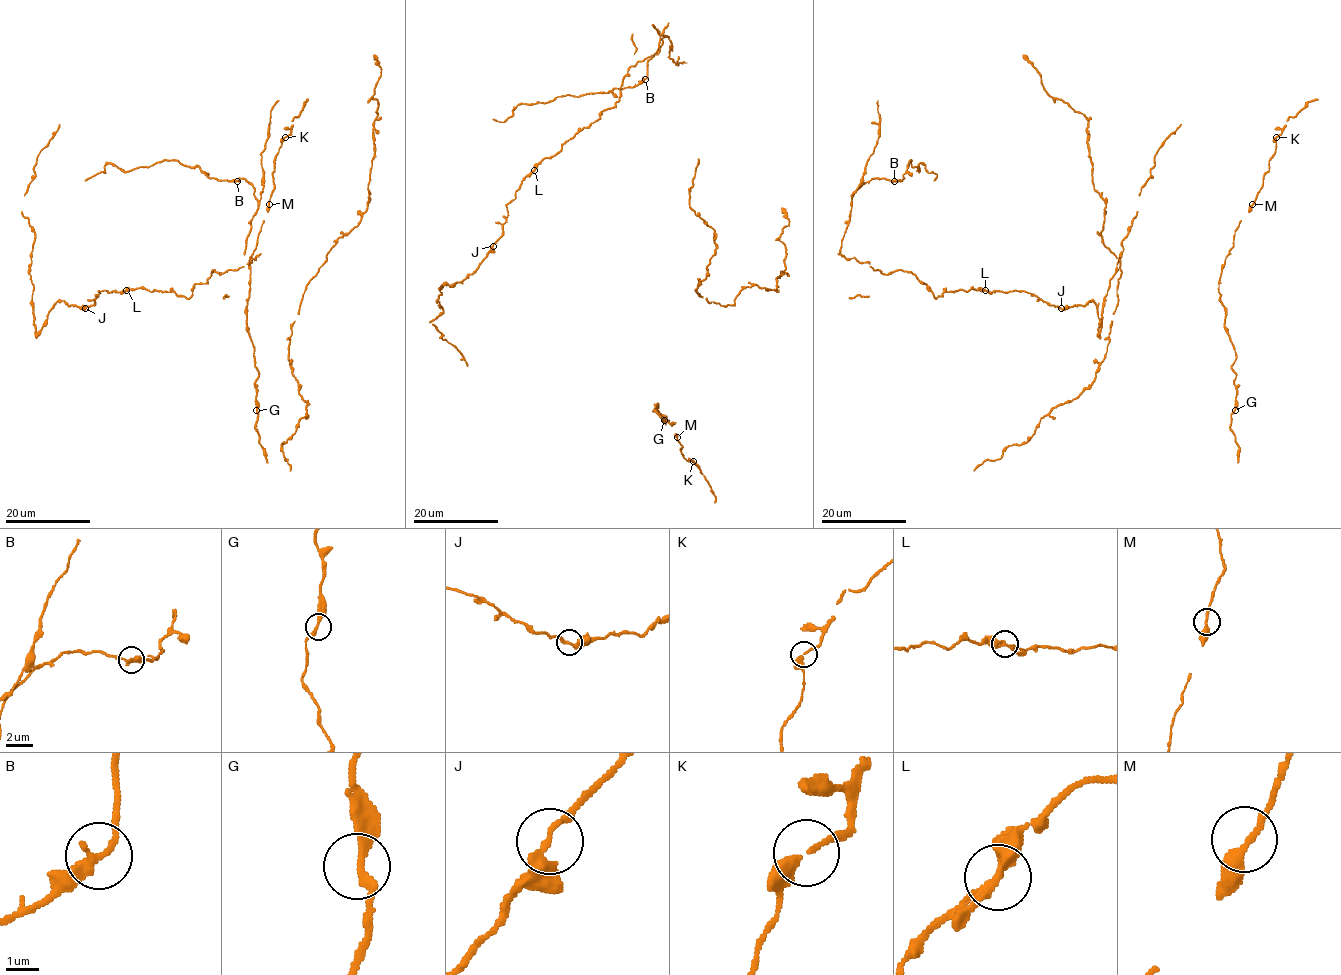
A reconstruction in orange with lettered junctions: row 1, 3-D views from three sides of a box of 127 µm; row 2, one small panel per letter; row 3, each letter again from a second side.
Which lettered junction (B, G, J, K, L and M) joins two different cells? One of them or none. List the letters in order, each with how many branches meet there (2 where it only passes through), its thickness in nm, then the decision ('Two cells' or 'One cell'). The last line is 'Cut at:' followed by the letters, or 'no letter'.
B: Branches: 2. Thickness 280 nm. One cell
G: Branches: 2. Thickness 240 nm. One cell
J: Branches: 2. Thickness 280 nm. One cell
K: Branches: 2. Thickness 240 nm. One cell
L: Branches: 2. Thickness 320 nm. One cell
M: Branches: 2. Thickness 260 nm. One cell
Cut at: no letter

